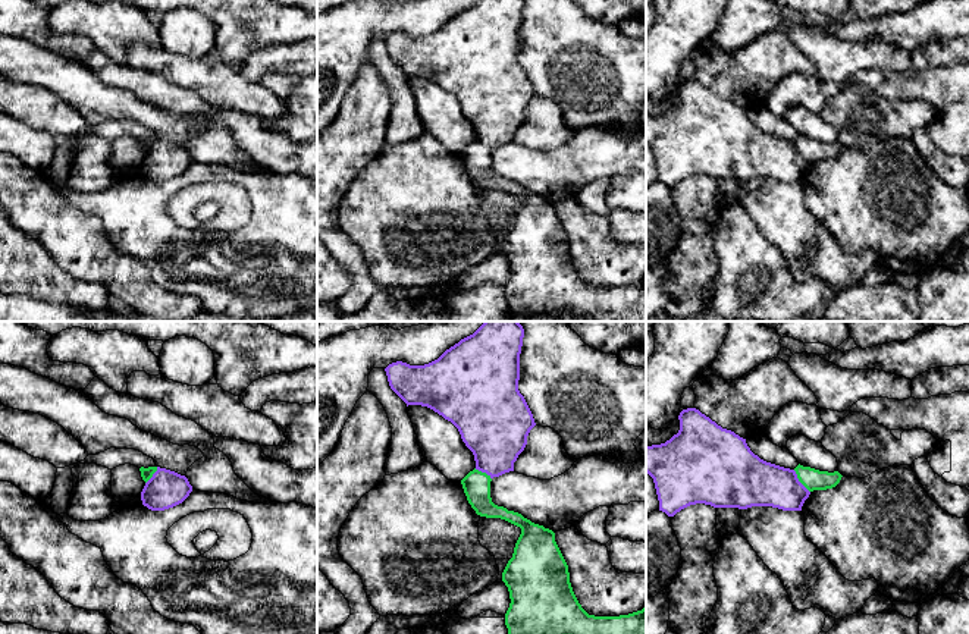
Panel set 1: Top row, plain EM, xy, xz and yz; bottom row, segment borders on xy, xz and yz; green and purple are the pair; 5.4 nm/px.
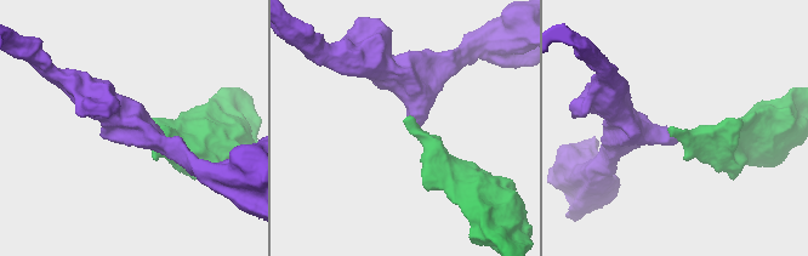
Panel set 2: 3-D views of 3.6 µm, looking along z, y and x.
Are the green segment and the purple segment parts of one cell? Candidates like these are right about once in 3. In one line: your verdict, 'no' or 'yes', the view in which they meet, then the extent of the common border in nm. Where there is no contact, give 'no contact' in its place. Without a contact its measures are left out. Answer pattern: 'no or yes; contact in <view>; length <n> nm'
no; contact in yz; length 160 nm

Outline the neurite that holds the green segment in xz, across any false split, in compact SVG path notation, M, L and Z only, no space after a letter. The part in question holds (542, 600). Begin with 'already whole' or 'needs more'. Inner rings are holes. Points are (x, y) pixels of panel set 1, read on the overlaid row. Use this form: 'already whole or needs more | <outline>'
already whole | M474 468L461 484L477 515L501 518L521 528L512 558L502 572L511 599L505 613L508 634L646 634L646 608L620 616L589 615L573 591L568 565L555 542L555 533L518 512L495 505L490 498L490 481L490 476Z

